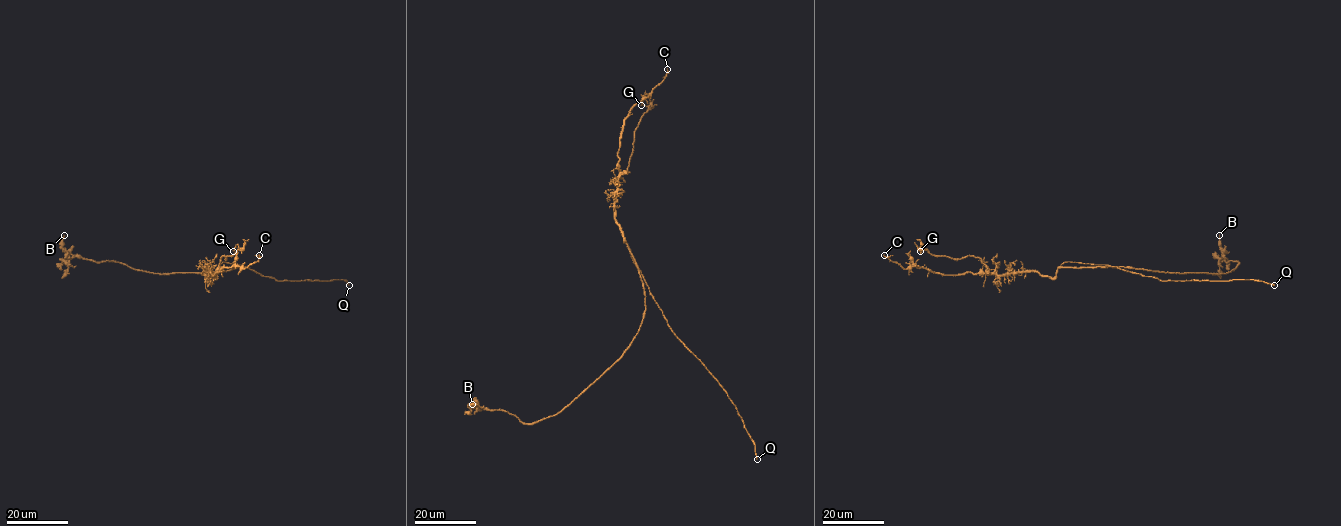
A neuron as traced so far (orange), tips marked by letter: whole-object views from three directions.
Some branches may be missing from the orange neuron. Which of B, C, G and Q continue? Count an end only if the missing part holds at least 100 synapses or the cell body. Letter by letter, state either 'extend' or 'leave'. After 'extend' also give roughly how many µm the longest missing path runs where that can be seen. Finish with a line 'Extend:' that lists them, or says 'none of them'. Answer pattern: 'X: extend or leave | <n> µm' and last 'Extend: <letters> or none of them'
B: leave
C: leave
G: leave
Q: extend | 10 µm
Extend: Q

